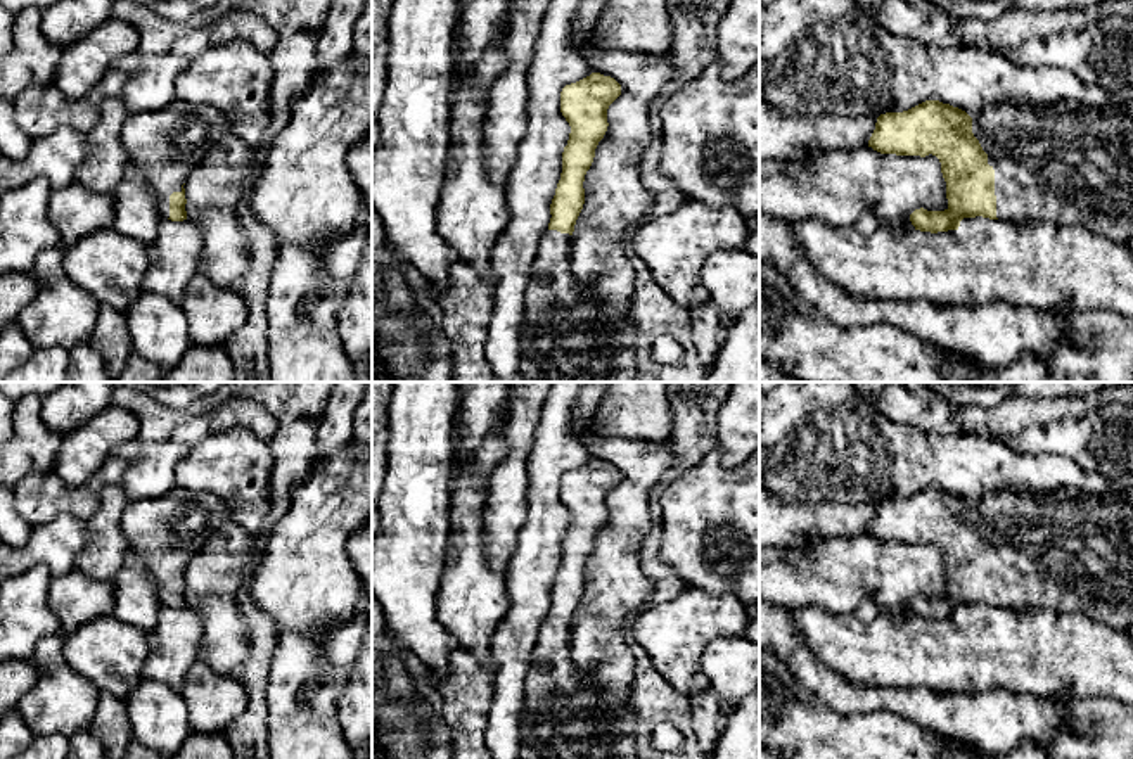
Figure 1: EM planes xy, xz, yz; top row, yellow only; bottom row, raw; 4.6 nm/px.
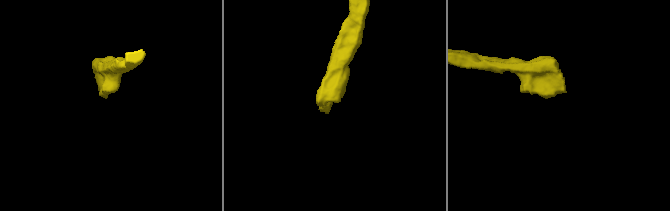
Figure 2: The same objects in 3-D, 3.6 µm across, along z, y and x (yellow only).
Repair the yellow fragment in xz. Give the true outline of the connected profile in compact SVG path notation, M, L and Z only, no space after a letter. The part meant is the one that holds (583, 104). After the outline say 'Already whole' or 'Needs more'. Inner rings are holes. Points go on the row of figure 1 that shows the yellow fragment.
M600 73L566 85L560 92L560 112L571 126L562 152L562 173L550 204L550 223L531 266L524 294L524 315L519 328L521 372L528 382L637 382L637 327L630 309L607 315L600 299L590 297L571 271L571 235L585 204L585 175L595 149L607 131L607 109L621 95L621 85Z. Needs more

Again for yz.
M925 100L903 112L877 118L868 147L880 154L936 156L946 182L948 207L944 211L915 209L910 221L920 232L958 230L963 218L1002 221L1050 221L1062 226L1081 226L1124 246L1133 237L1133 118L1098 116L1090 111L1055 112L1014 104L986 104L972 116L965 111Z. Needs more

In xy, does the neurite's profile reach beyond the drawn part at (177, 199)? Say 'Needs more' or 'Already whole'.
Needs more

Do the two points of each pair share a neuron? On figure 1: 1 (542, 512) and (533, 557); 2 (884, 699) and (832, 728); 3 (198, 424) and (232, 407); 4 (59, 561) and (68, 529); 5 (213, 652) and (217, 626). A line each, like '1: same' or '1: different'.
1: same
2: different
3: same
4: same
5: same

